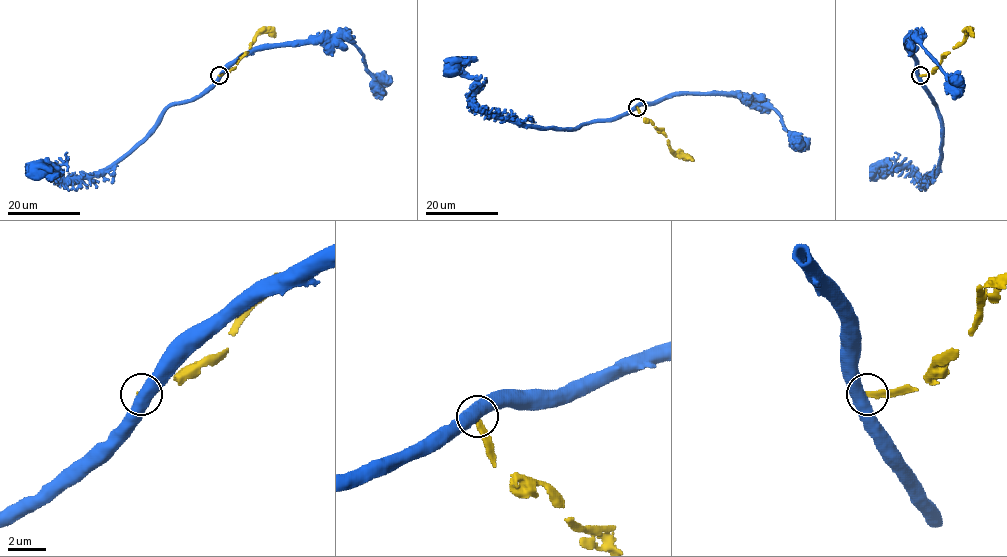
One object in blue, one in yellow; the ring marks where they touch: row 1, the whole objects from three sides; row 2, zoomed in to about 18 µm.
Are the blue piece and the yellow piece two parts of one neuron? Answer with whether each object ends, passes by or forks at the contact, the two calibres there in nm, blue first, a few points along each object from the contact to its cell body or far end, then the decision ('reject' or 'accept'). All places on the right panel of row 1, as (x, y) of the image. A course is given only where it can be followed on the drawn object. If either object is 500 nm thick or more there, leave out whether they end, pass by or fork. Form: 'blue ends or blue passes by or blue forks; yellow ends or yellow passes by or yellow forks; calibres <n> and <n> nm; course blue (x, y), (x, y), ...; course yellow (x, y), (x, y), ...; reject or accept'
calibres 550 and 320 nm; course blue (920, 76), (939, 119), (941, 162), (925, 178), (910, 168), (892, 167), (886, 164), (879, 172); course yellow (920, 76), (927, 76), (934, 70), (968, 32), (973, 36); reject

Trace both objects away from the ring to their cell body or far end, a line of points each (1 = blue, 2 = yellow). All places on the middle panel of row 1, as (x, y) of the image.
1: (637, 107), (616, 118), (579, 126), (533, 128), (514, 119), (481, 112), (472, 103), (474, 79), (454, 66)
2: (637, 107), (639, 114), (664, 134), (672, 150), (693, 160)

